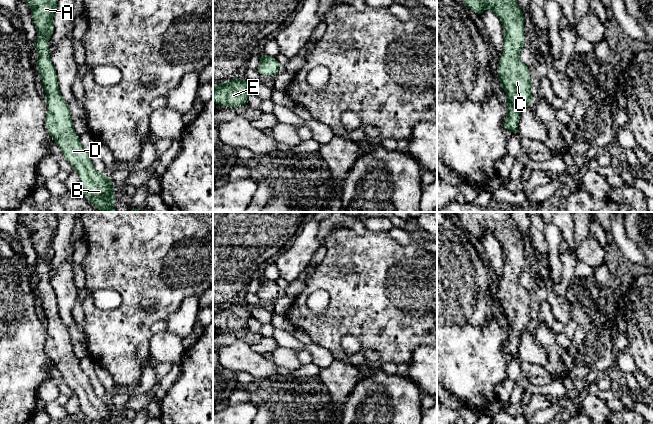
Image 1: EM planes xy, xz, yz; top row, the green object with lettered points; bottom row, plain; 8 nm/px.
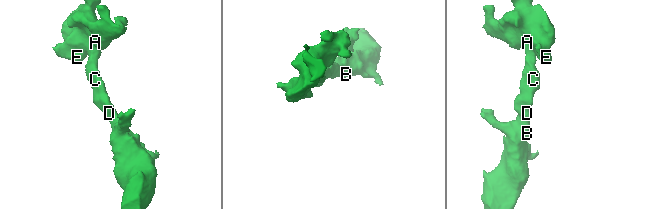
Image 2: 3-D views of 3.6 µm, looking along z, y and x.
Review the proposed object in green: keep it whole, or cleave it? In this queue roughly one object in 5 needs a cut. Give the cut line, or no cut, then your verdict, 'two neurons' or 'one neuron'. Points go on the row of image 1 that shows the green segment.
no cut | one neuron

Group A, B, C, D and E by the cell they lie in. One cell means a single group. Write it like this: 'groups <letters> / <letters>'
groups A B C D E

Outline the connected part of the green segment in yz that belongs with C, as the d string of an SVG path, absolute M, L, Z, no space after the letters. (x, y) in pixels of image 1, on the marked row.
M516 0L462 1L480 17L484 8L489 7L502 23L505 41L496 73L507 95L508 114L503 121L503 127L517 134L520 108L534 101L531 94L529 67L519 59L525 37L523 13Z

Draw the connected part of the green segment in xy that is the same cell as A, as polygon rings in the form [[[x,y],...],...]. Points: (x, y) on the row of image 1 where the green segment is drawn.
[[[25,0],[31,6],[31,17],[37,30],[37,39],[33,48],[38,53],[36,60],[37,73],[40,75],[44,90],[46,92],[47,115],[44,126],[46,131],[52,136],[54,142],[61,148],[63,158],[68,161],[76,170],[79,176],[80,187],[83,195],[94,204],[99,212],[116,212],[115,195],[111,192],[116,190],[112,185],[108,175],[98,173],[89,157],[87,150],[81,145],[79,135],[73,129],[72,115],[69,105],[62,98],[57,83],[57,74],[51,62],[50,50],[47,40],[52,37],[54,25],[52,22],[58,0]]]

